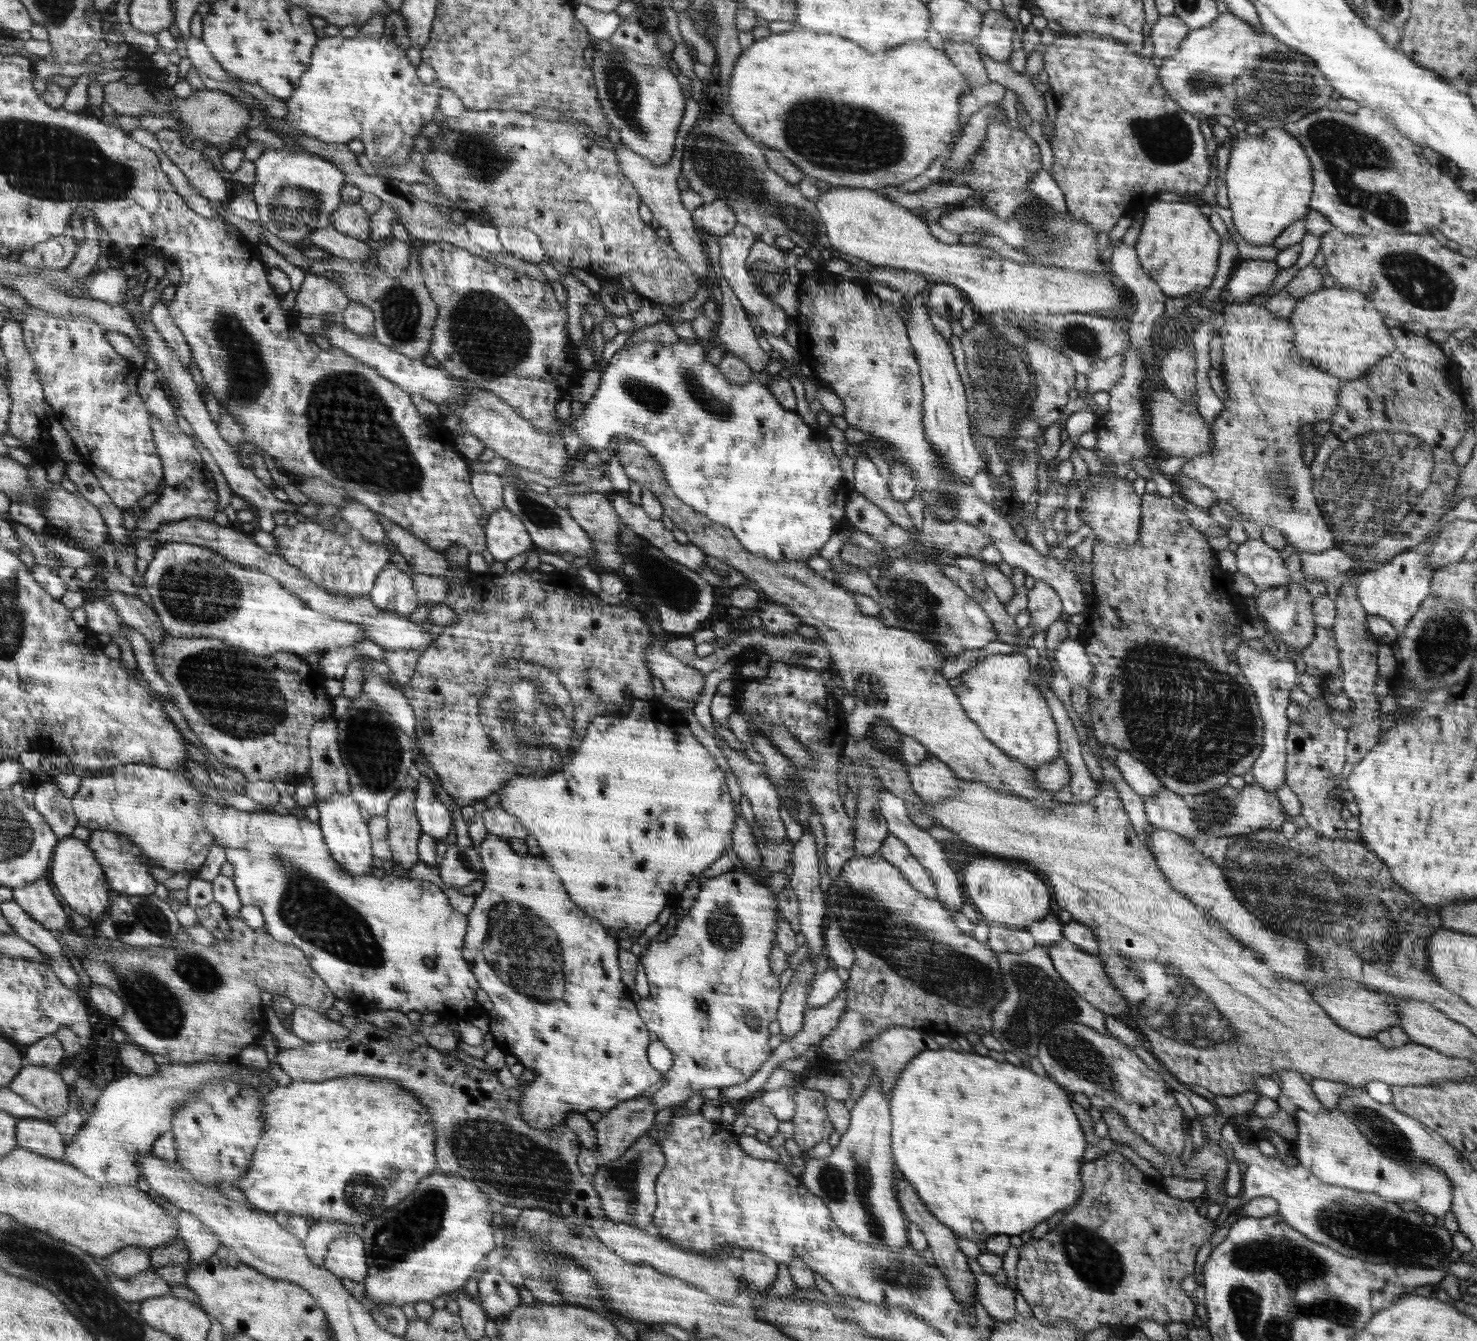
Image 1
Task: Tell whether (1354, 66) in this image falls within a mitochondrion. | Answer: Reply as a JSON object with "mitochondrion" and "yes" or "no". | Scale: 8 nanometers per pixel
{"mitochondrion":"no"}

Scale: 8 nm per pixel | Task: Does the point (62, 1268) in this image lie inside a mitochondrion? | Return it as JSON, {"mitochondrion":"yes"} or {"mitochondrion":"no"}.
{"mitochondrion":"yes"}

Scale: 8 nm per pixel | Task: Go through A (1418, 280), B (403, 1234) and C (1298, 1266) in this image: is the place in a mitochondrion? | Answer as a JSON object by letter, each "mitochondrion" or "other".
{"A":"mitochondrion","B":"mitochondrion","C":"mitochondrion"}

